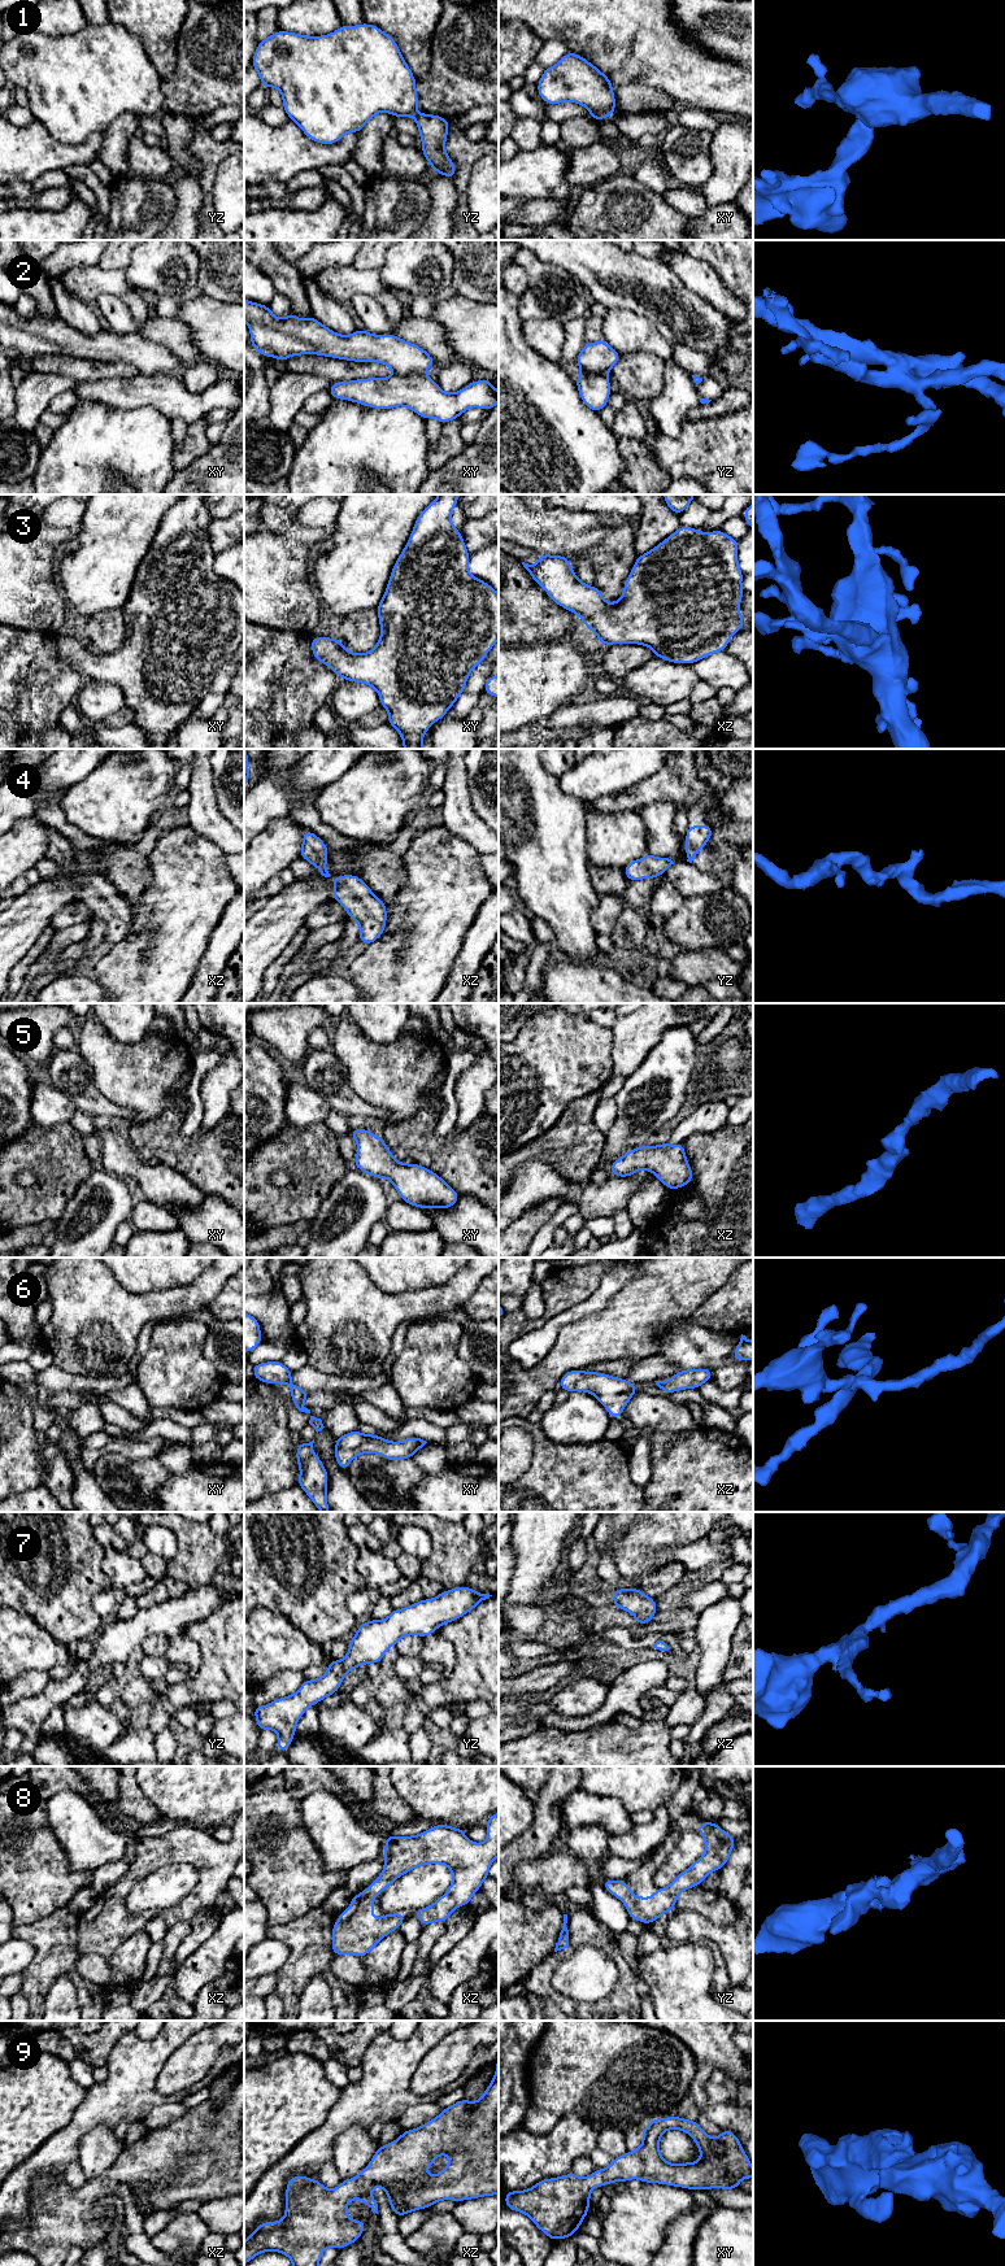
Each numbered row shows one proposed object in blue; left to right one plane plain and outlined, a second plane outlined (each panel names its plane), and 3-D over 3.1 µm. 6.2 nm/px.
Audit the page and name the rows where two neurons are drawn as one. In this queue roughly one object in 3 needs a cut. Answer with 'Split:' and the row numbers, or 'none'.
Split: 1, 2

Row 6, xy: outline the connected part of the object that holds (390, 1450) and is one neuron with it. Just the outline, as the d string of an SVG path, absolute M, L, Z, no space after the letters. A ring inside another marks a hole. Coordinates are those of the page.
M358 1430L349 1431L335 1439L335 1460L343 1472L351 1461L361 1454L379 1454L386 1460L406 1460L427 1442L410 1437L403 1442L392 1442L378 1434L364 1434Z

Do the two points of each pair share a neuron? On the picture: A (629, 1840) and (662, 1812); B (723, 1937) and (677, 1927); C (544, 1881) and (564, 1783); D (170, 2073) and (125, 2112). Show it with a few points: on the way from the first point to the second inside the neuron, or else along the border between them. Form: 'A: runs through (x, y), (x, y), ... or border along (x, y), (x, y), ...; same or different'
A: runs through (638, 1840), (658, 1821); same
B: runs through (712, 1931), (688, 1927); same
C: border along (560, 1843), (539, 1859), (523, 1860), (521, 1863); different
D: border along (169, 2058), (156, 2082), (156, 2090), (165, 2096); different

